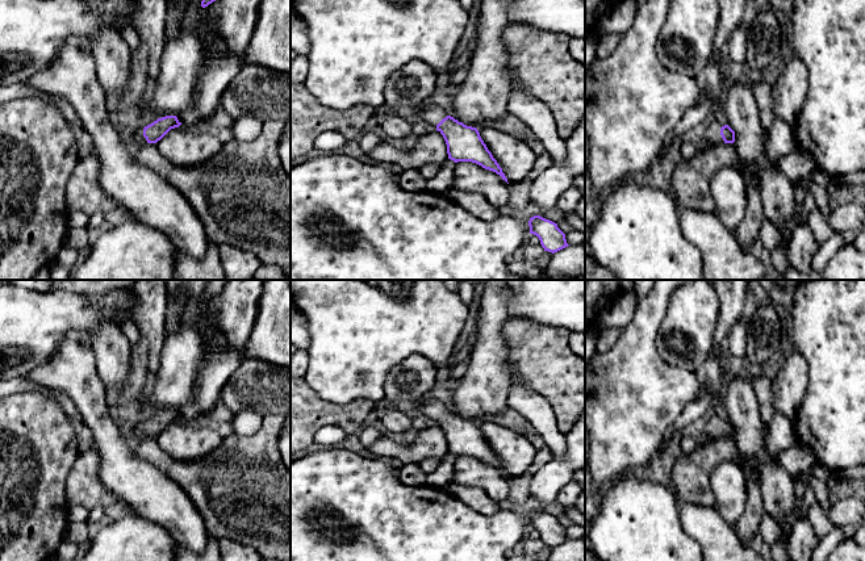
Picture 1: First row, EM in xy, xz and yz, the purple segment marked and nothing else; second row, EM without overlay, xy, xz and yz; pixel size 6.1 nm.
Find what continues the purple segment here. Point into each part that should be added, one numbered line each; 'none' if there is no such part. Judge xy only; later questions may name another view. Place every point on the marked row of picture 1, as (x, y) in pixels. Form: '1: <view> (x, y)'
1: xy (138, 138)

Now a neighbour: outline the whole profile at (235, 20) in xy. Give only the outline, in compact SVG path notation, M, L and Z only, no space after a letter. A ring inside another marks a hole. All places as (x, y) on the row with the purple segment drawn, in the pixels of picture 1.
M188 0L180 33L166 45L159 75L142 100L150 113L183 113L193 102L195 80L205 64L200 32L206 25L213 25L229 50L245 63L262 0L216 0L205 8L201 1Z

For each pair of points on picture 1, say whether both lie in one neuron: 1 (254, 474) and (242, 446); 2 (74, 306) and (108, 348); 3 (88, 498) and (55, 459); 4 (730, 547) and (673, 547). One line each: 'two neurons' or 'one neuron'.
1: one neuron
2: two neurons
3: two neurons
4: two neurons

